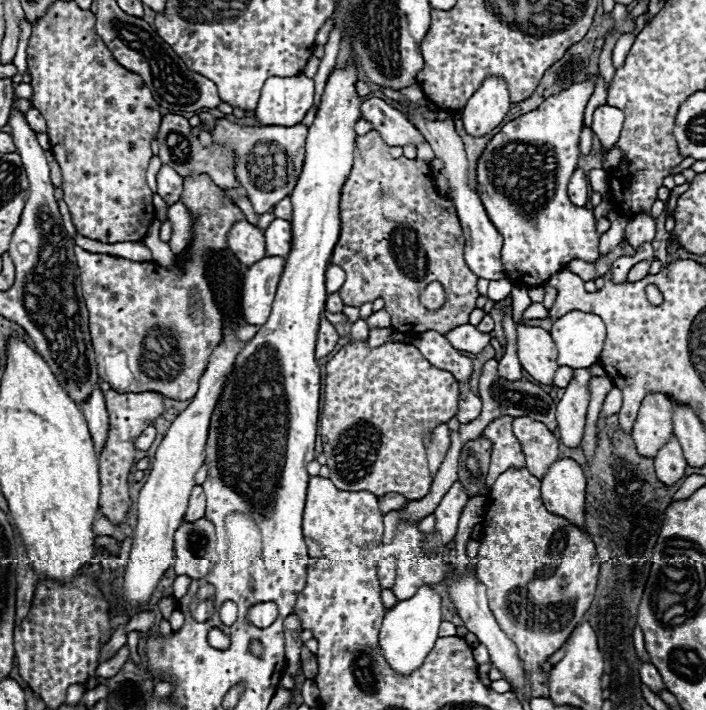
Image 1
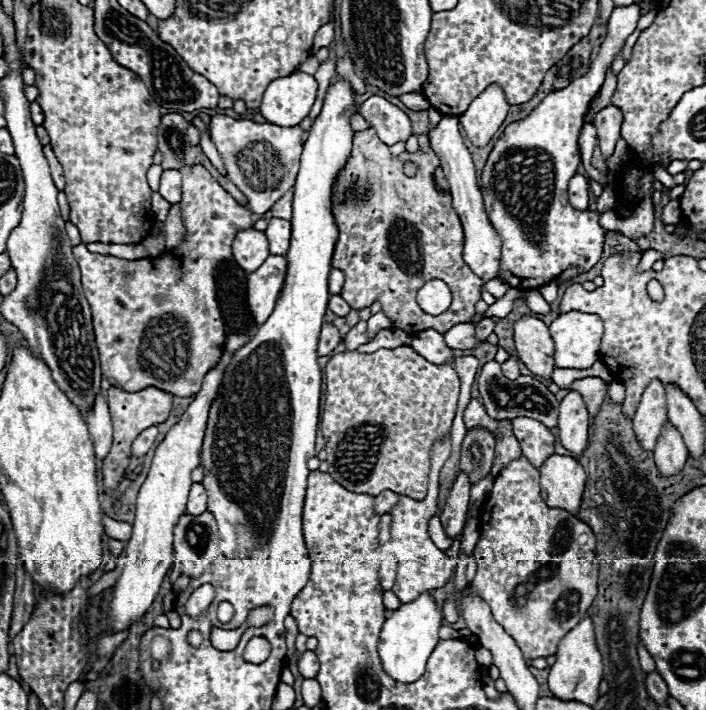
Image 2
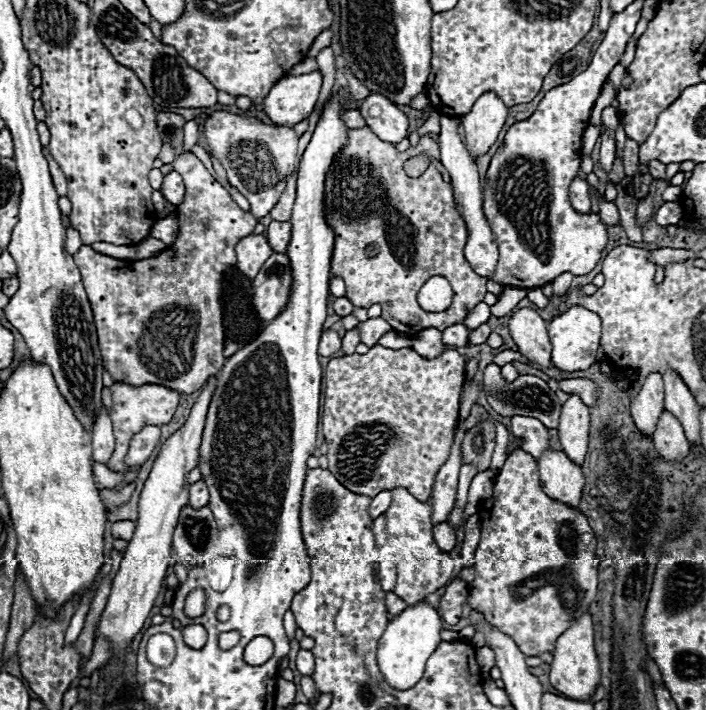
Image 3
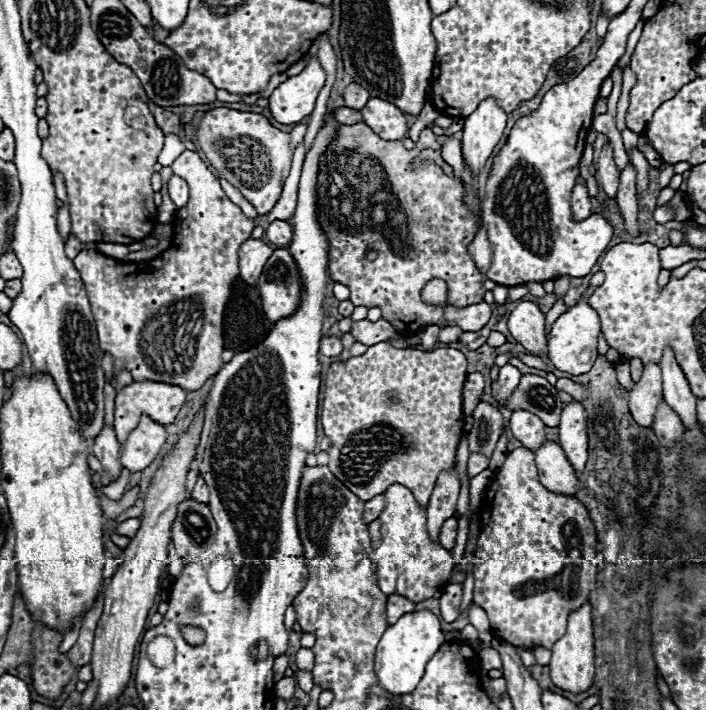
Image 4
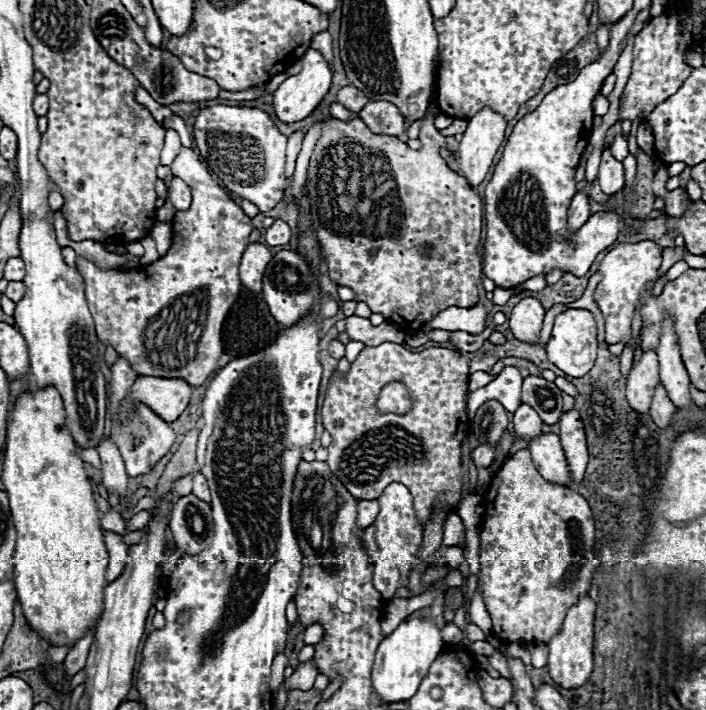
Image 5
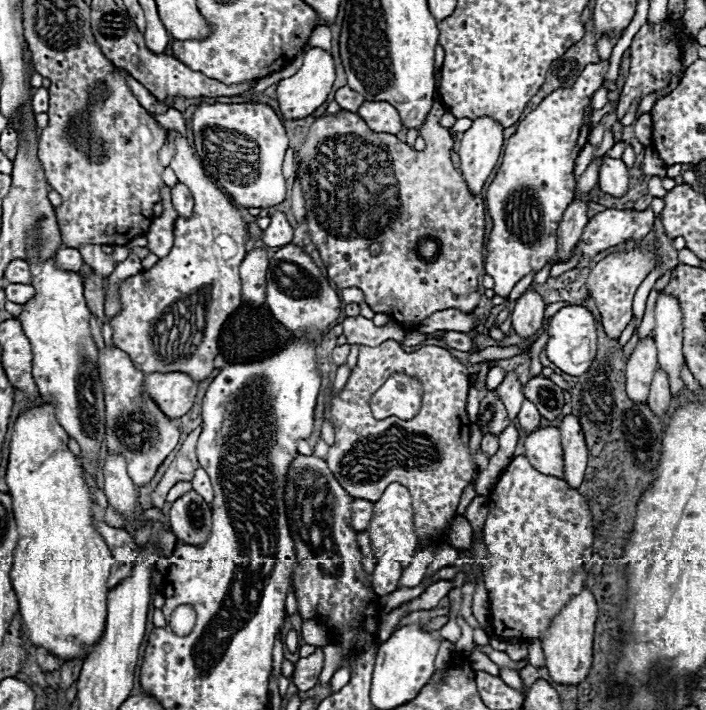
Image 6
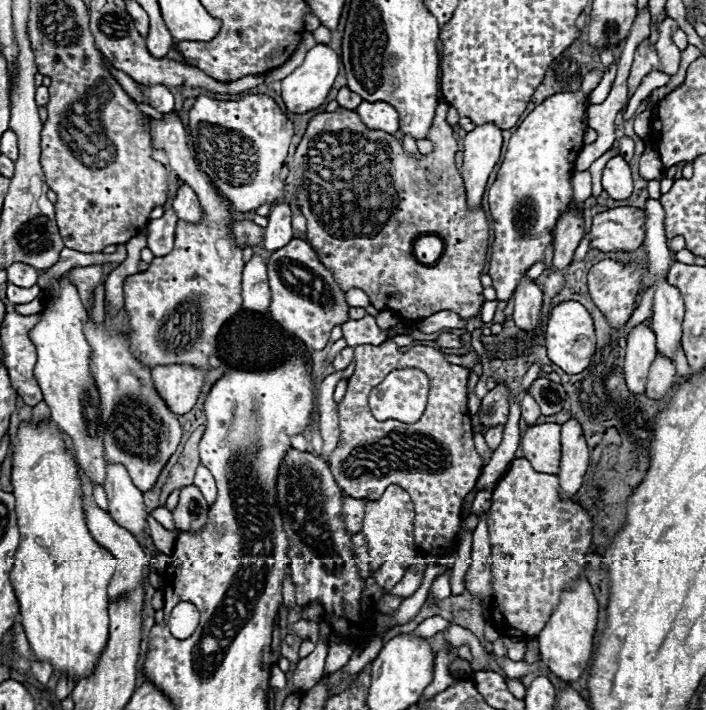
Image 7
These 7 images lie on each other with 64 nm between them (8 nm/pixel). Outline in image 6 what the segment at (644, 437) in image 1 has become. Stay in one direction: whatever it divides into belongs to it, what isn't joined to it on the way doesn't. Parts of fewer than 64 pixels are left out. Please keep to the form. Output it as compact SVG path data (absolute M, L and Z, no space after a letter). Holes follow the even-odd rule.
M650 336L640 338L626 364L626 394L632 402L646 404L656 368L658 360L654 340Z

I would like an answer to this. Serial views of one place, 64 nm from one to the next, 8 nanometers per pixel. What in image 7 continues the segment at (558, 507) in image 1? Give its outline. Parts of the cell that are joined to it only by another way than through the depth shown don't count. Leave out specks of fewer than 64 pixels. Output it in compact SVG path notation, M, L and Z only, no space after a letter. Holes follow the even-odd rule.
M560 424L530 426L520 444L534 470L546 474L560 470Z

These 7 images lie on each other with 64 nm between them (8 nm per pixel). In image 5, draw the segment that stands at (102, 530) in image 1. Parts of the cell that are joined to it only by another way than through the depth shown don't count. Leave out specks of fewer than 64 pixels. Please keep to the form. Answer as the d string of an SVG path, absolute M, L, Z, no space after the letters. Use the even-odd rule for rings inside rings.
M148 510L138 512L136 516L132 516L132 518L126 522L126 532L134 532L134 530L144 528L144 526L146 526L146 522L148 522L148 518L150 518L150 512L148 512Z

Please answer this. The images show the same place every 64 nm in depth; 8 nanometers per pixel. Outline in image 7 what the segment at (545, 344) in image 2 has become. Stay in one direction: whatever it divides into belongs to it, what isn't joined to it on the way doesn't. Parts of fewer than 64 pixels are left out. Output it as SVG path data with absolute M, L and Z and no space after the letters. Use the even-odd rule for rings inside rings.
M522 278L514 292L514 314L512 314L512 320L520 330L530 332L536 328L542 312L542 300L544 300L542 290L534 282L526 282L526 278Z

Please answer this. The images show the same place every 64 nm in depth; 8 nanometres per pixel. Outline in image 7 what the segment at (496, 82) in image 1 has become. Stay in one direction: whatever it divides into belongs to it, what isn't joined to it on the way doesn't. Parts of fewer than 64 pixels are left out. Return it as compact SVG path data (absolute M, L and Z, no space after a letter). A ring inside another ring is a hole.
M480 124L464 136L464 164L462 178L466 184L468 204L472 208L480 206L486 182L502 150L502 130L494 124Z

